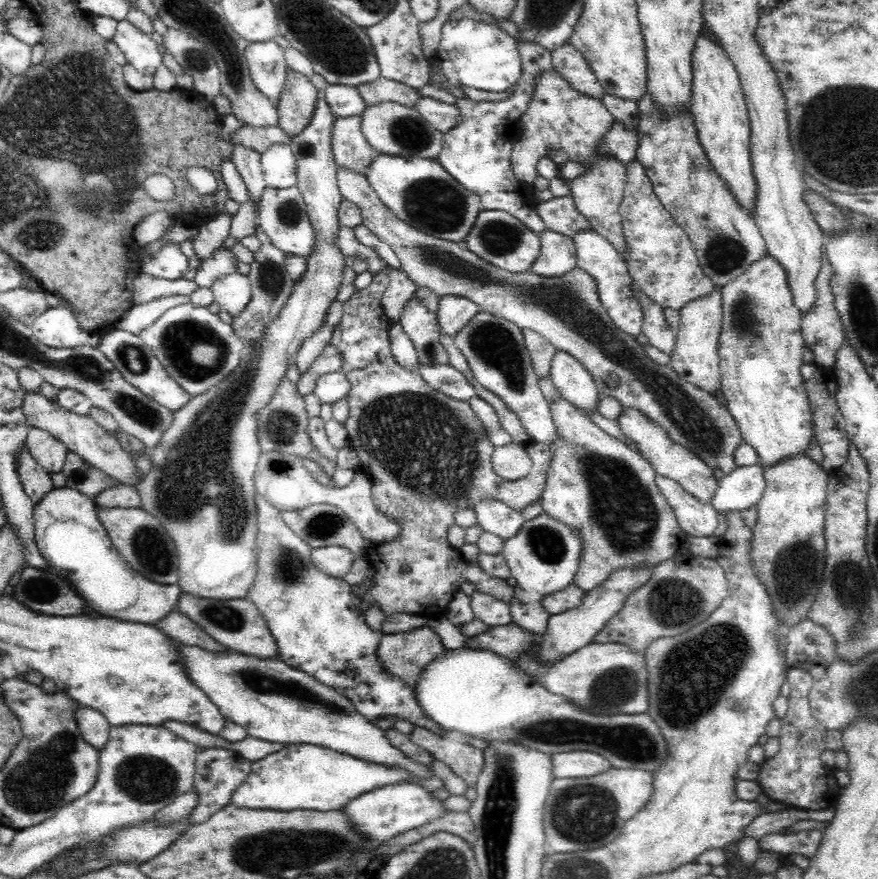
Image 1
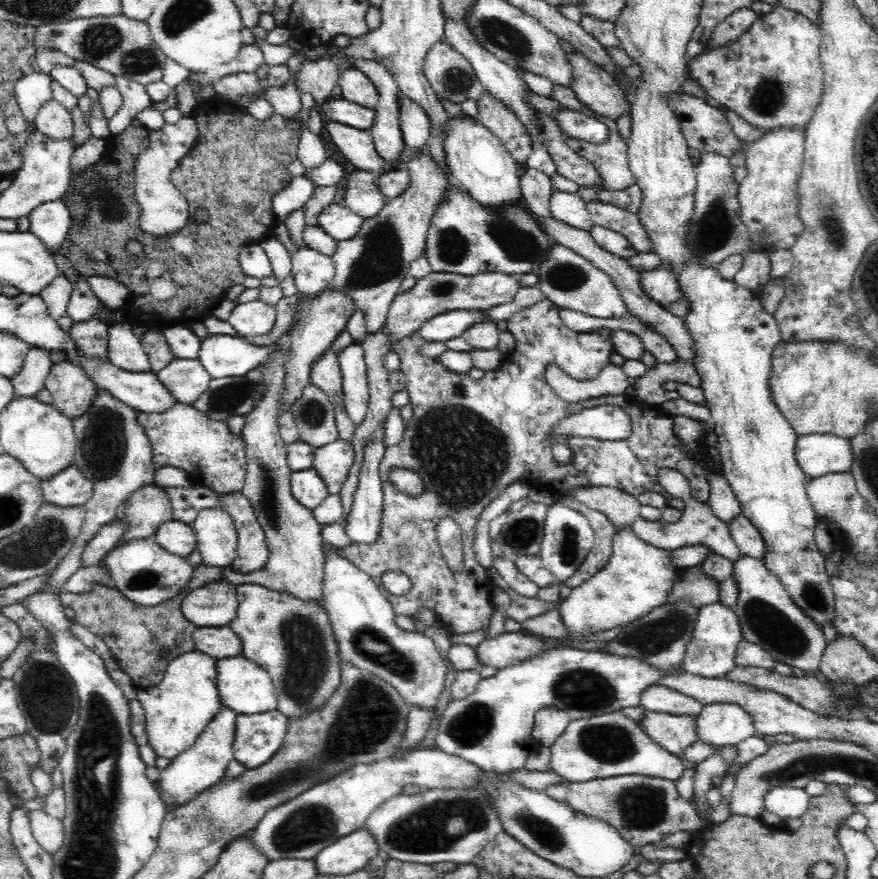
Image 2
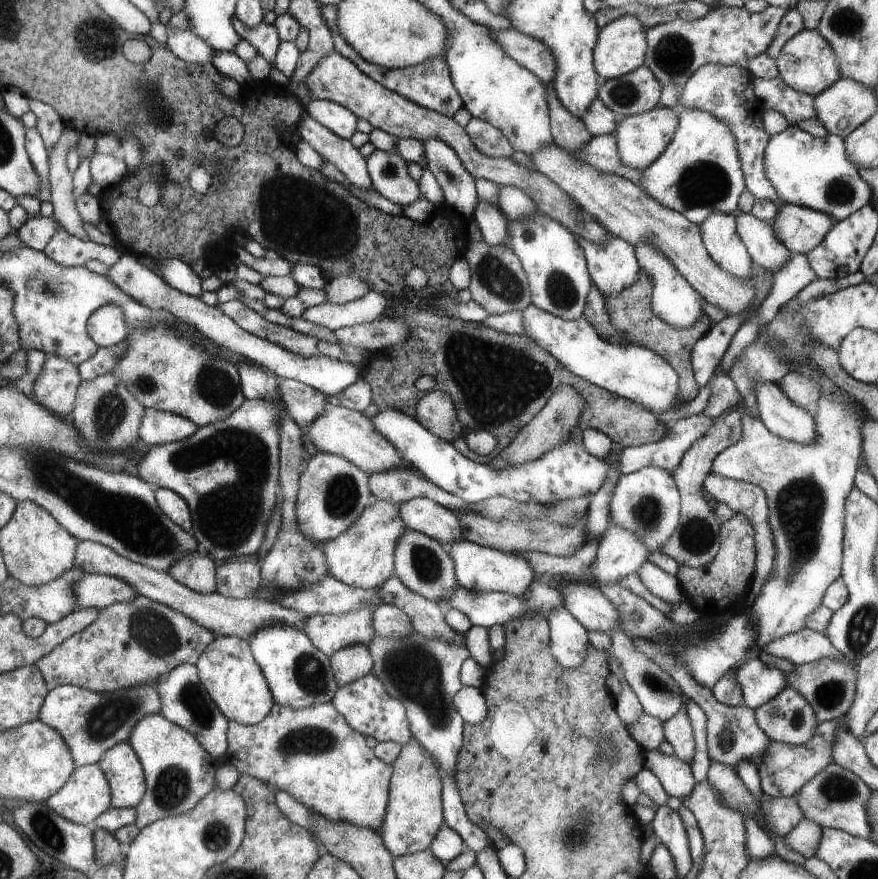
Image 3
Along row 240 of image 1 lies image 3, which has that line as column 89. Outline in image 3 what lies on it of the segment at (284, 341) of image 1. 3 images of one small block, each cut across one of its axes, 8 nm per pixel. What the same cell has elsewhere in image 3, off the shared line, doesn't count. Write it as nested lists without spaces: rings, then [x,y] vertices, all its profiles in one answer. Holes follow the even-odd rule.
[[[109,303],[89,317],[89,334],[99,346],[109,348],[126,340],[131,328],[126,321],[125,311],[120,304]]]

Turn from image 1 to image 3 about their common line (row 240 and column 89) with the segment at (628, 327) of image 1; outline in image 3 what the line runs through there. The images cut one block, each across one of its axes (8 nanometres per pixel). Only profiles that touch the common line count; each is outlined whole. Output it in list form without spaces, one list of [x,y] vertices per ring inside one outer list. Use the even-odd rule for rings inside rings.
[[[87,573],[73,587],[79,609],[96,608],[103,611],[113,603],[132,599],[137,592],[128,582],[111,575]]]

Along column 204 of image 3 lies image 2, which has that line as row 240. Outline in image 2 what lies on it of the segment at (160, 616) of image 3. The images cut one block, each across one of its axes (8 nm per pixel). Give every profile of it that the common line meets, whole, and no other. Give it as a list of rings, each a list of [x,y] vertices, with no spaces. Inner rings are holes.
[[[596,200],[587,203],[595,225],[602,226],[624,235],[629,244],[639,252],[648,252],[652,240],[648,240],[647,232],[640,224],[639,217],[624,208]]]

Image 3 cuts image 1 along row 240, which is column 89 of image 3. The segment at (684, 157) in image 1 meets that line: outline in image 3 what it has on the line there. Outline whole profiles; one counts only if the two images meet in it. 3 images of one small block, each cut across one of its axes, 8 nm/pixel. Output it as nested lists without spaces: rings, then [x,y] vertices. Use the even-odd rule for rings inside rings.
[[[161,676],[155,683],[150,685],[145,684],[141,687],[131,687],[123,691],[106,693],[96,693],[77,685],[61,685],[49,691],[48,698],[45,699],[44,706],[41,707],[39,719],[61,733],[71,749],[77,767],[94,765],[105,756],[110,748],[115,747],[120,742],[129,740],[132,728],[140,718],[161,711],[160,696],[156,693],[156,684],[161,679],[164,679],[164,676]]]

